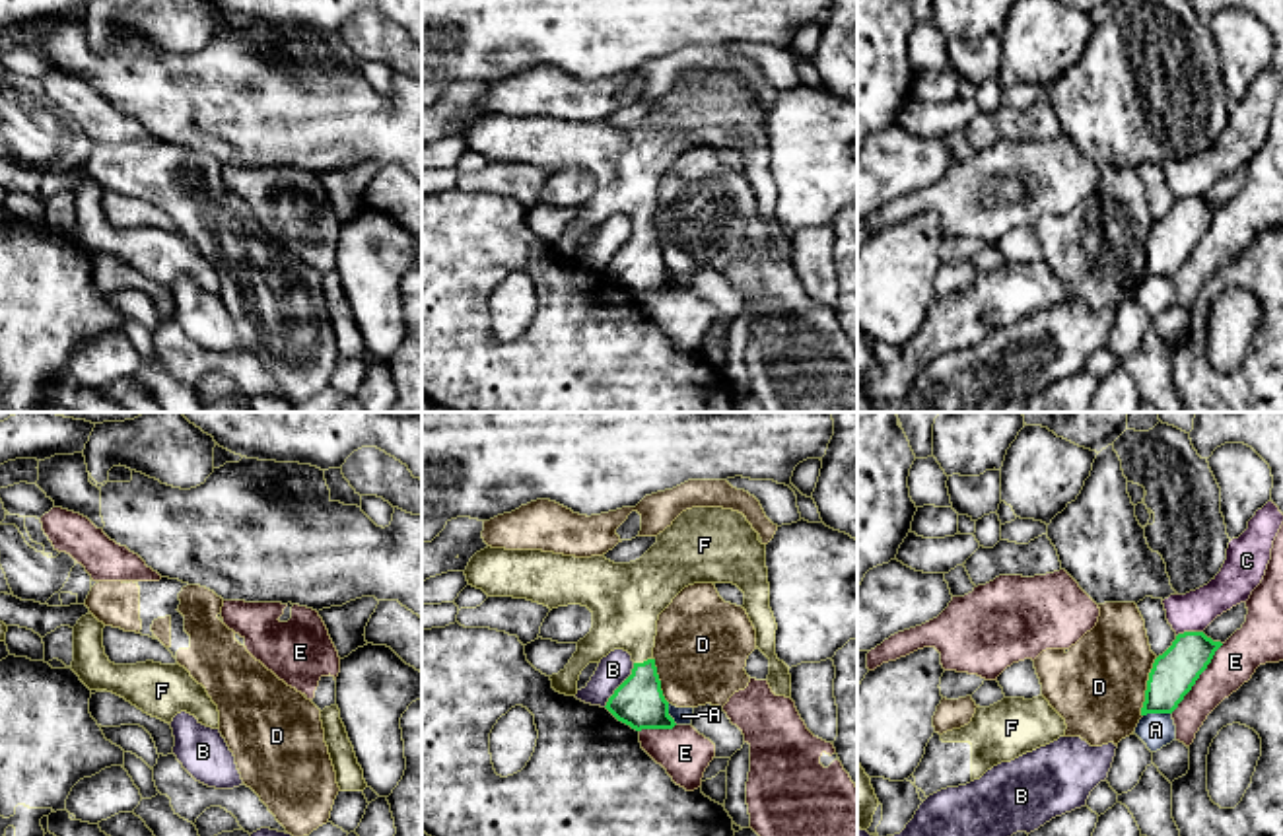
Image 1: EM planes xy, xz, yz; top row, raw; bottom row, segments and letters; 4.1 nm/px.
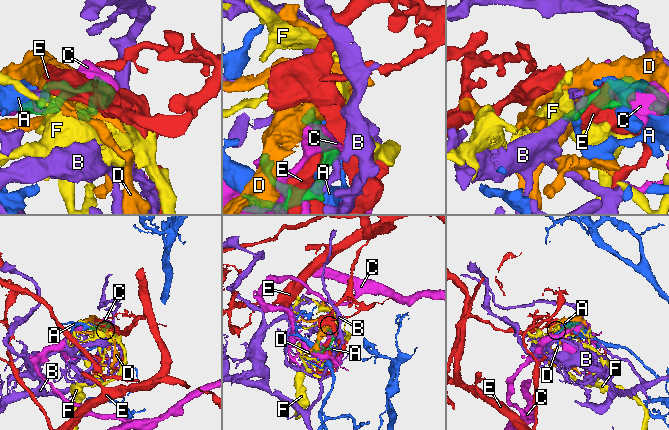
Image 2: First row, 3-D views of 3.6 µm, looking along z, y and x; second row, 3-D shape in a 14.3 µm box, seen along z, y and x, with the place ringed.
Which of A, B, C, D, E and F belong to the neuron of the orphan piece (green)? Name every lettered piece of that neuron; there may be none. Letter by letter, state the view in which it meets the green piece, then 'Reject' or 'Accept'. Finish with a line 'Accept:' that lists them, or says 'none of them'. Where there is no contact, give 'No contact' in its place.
A: Touches green in yz. Reject
B: Touches green in xz. Reject
C: Touches green in yz. Reject
D: Touches green in yz. Reject
E: Touches green in yz. Reject
F: Touches green in xz. Accept
Accept: F

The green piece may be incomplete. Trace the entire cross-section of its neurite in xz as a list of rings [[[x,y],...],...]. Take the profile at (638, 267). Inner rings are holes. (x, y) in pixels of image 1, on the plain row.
[[[692,72],[682,76],[671,91],[657,99],[657,107],[636,126],[614,128],[605,121],[575,122],[542,115],[484,113],[476,117],[467,134],[468,150],[488,161],[527,163],[552,173],[581,169],[593,177],[591,196],[577,206],[577,216],[564,235],[552,239],[552,253],[566,261],[577,259],[577,245],[589,227],[599,227],[614,214],[632,220],[632,239],[614,255],[607,274],[636,296],[673,294],[669,266],[663,261],[653,212],[659,179],[673,163],[694,148],[733,148],[745,157],[745,169],[754,194],[756,212],[770,224],[768,249],[776,261],[791,262],[789,231],[776,220],[776,183],[770,173],[770,148],[766,109],[746,82],[723,72]]]

